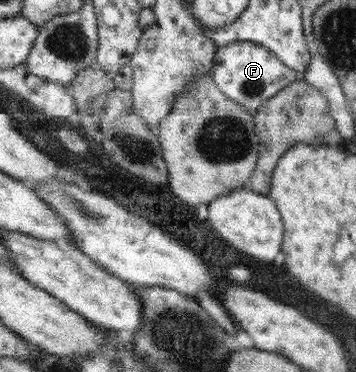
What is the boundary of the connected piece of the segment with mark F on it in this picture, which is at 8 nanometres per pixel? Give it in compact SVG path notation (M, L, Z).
M233 41L215 46L210 74L216 88L251 115L256 113L268 98L298 78L298 75L278 61L270 50L251 41Z

